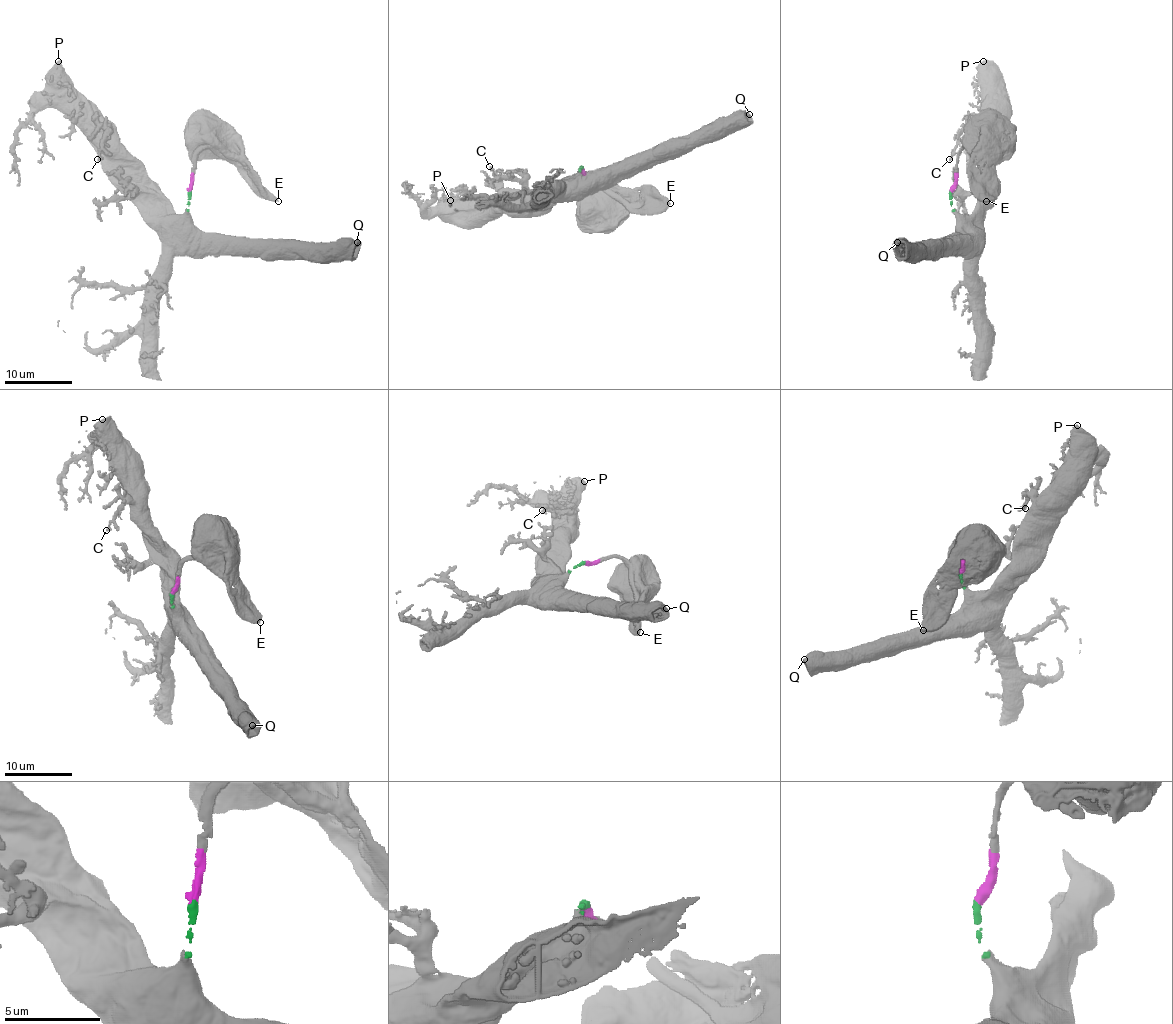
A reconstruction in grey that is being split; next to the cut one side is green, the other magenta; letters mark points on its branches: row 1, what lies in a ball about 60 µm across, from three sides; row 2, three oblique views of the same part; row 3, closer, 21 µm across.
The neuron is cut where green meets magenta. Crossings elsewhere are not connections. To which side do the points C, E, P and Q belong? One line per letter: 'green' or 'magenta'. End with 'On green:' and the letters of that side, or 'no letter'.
C: green
E: magenta
P: green
Q: green
On green: C, P, Q

